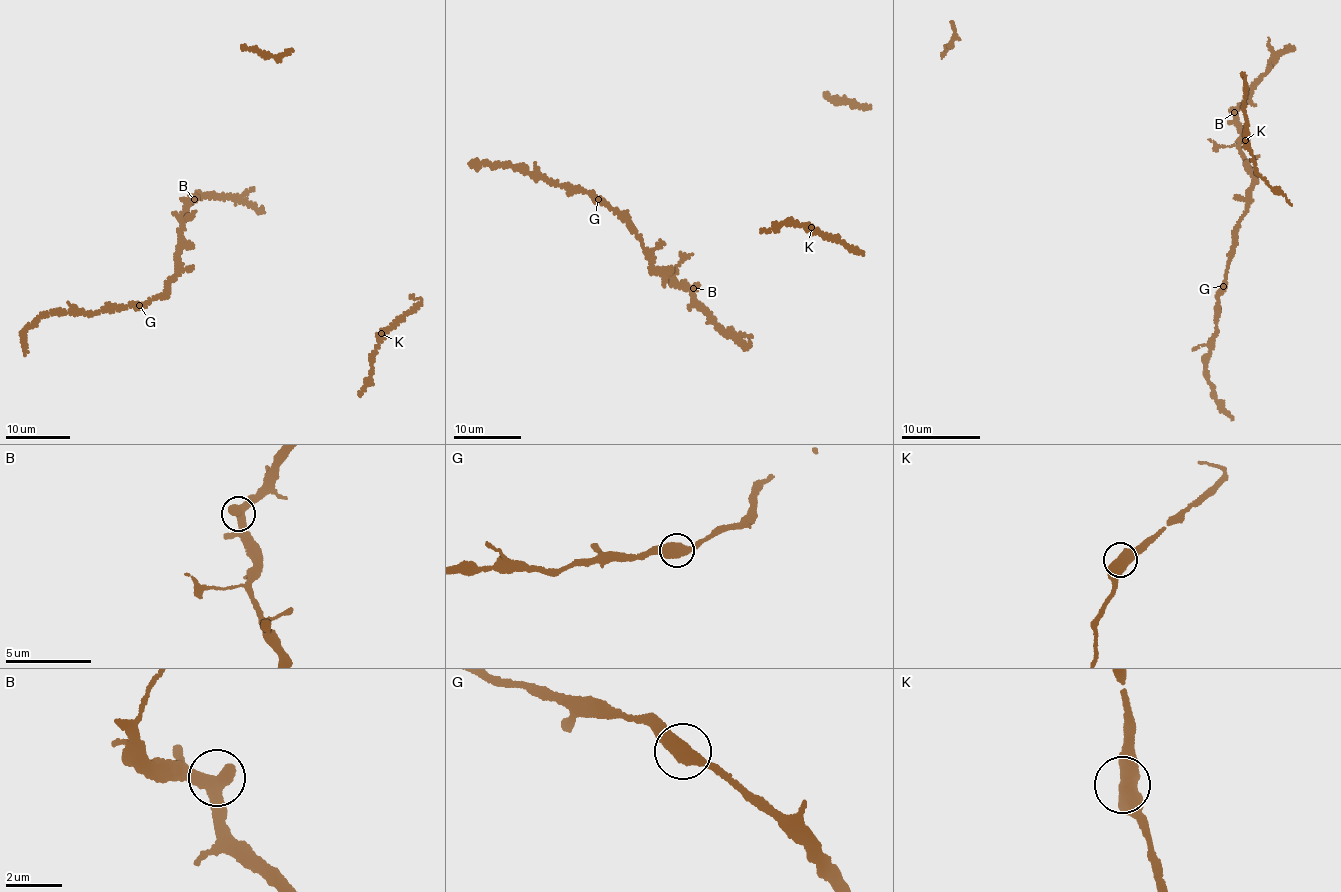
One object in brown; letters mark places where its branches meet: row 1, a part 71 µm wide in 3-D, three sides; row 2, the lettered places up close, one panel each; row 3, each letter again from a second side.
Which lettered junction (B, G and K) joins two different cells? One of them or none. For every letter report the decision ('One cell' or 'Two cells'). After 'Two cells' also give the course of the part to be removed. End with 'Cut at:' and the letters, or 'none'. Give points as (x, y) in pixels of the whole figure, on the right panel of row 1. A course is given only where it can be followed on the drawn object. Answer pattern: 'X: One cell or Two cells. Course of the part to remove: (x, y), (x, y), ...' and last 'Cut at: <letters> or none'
B: One cell
G: One cell
K: One cell
Cut at: none

